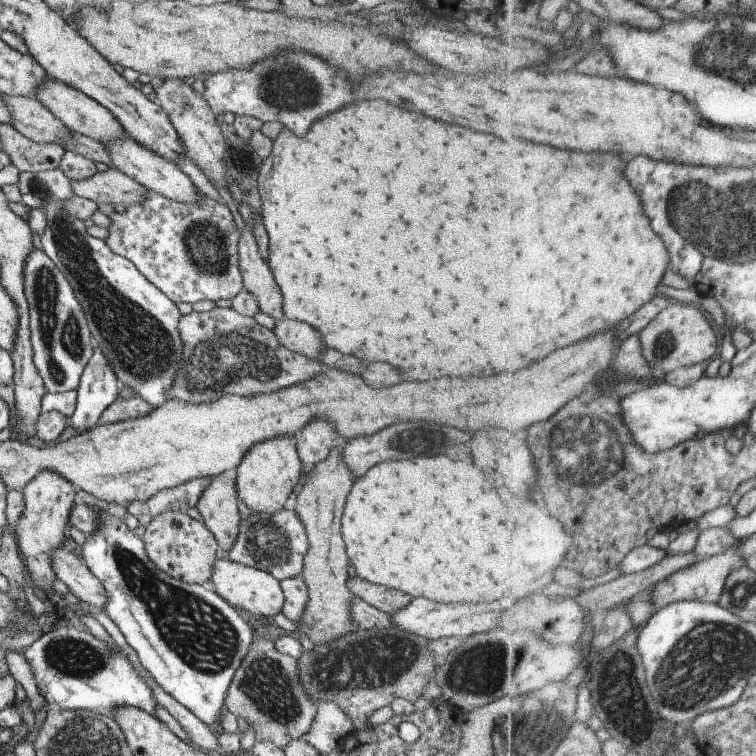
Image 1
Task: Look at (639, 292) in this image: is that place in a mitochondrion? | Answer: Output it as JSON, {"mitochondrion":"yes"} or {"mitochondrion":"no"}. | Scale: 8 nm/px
{"mitochondrion":"no"}

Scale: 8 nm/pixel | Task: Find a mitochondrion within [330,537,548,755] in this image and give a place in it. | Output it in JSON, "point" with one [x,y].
{"point":[477,672]}

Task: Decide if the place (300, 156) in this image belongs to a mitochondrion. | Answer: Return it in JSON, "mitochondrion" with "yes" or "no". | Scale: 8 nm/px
{"mitochondrion":"no"}

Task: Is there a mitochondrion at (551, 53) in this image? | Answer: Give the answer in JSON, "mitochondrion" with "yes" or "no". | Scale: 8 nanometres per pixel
{"mitochondrion":"no"}

